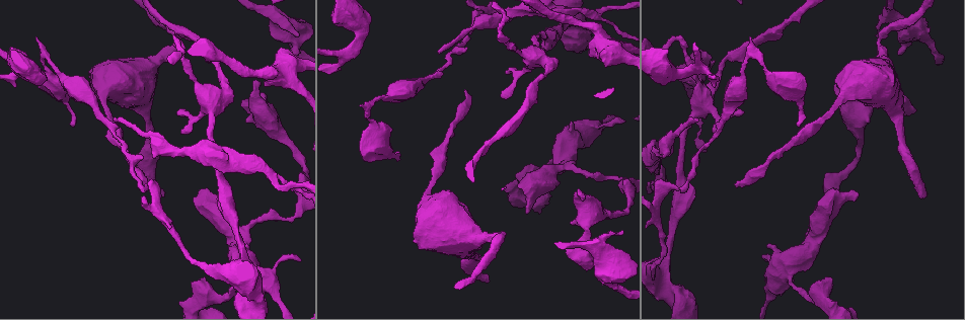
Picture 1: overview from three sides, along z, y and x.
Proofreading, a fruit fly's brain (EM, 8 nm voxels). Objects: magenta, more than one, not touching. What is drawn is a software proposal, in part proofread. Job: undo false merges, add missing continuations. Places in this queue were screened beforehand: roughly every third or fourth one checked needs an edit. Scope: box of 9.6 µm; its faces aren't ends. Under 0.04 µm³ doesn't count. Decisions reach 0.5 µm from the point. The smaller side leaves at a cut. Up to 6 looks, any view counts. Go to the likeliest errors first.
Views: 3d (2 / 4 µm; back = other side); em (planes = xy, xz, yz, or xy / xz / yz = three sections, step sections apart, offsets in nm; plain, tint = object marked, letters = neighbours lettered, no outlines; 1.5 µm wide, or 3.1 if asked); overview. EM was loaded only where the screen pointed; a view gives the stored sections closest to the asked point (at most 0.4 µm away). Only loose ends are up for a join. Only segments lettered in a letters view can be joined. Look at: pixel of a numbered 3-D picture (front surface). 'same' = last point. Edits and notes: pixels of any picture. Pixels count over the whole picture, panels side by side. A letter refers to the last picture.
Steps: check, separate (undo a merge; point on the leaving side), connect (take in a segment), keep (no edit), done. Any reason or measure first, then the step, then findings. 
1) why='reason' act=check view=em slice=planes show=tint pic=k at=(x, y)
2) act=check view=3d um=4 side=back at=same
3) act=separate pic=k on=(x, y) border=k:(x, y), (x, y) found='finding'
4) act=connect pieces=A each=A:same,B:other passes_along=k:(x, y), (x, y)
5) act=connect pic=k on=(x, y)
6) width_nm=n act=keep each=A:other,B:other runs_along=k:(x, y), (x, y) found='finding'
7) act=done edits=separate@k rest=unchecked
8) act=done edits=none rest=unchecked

why='end of a long branch' act=check view=em slice=planes show=tint pic=1 at=(697, 120)

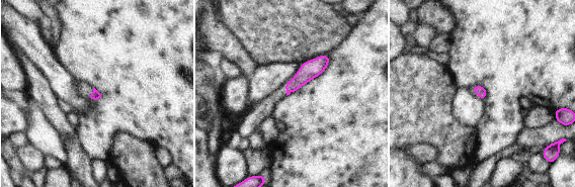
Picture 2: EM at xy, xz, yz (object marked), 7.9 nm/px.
why='what lies round it' act=check view=em slice=planes show=letters at=same

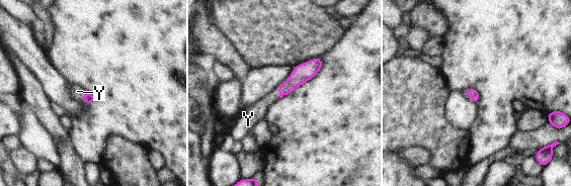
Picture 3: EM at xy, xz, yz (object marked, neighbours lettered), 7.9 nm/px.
longest_contact=Y:90nm act=connect pieces=Y each=Y:same found='it goes on there'

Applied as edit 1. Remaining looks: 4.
why='free end' act=check view=em slice=xy step=8 show=plain pic=1 at=(588, 55)

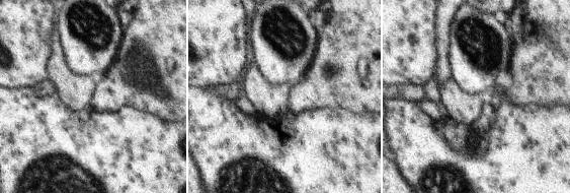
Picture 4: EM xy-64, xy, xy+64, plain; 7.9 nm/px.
why='see the neighbours' act=check view=em slice=xy step=8 show=letters at=same

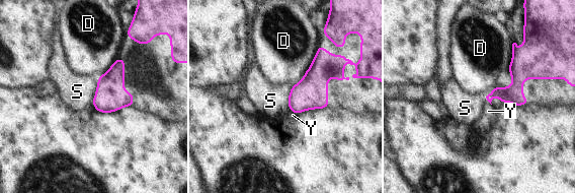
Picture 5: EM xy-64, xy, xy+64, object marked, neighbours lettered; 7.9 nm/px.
act=keep each=D:other,S:other,Y:other border=5:(97, 78), (97, 87), (91, 104) found='no lettered segment goes on from it'

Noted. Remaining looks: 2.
act=done edits=connect@3 rest=unchecked

